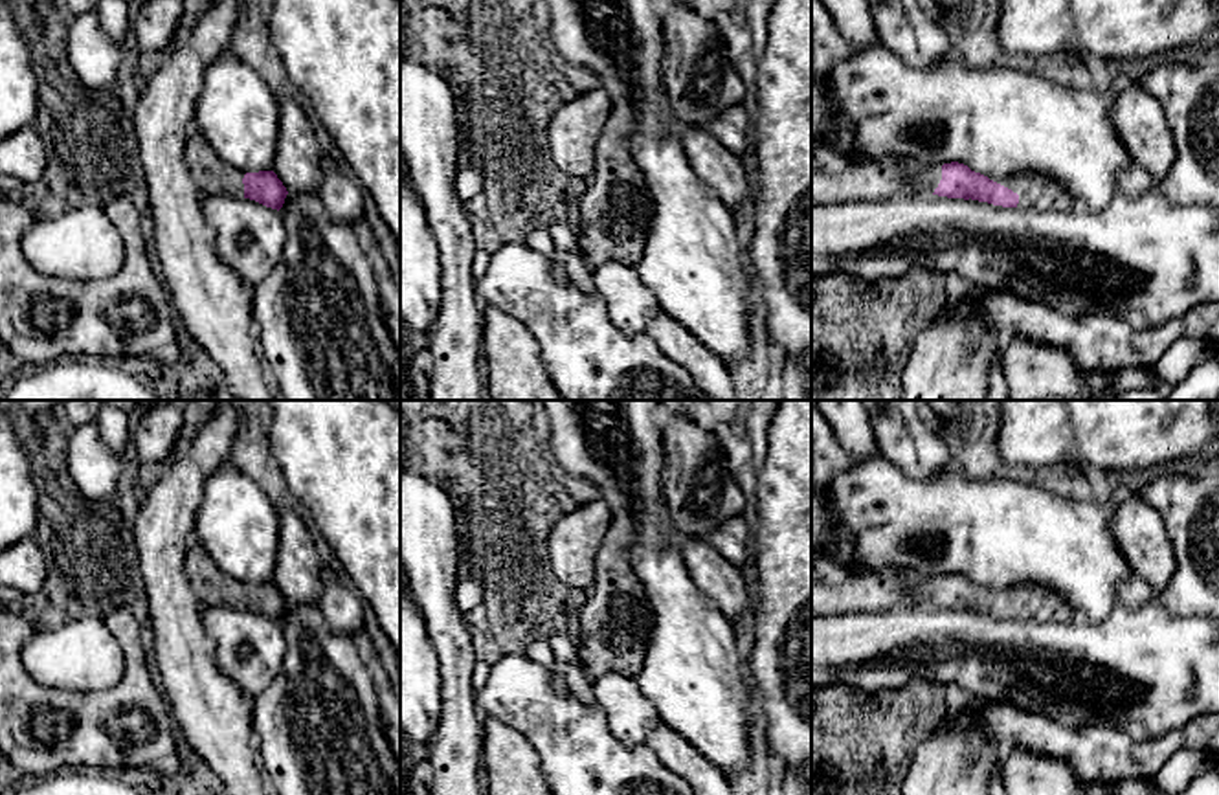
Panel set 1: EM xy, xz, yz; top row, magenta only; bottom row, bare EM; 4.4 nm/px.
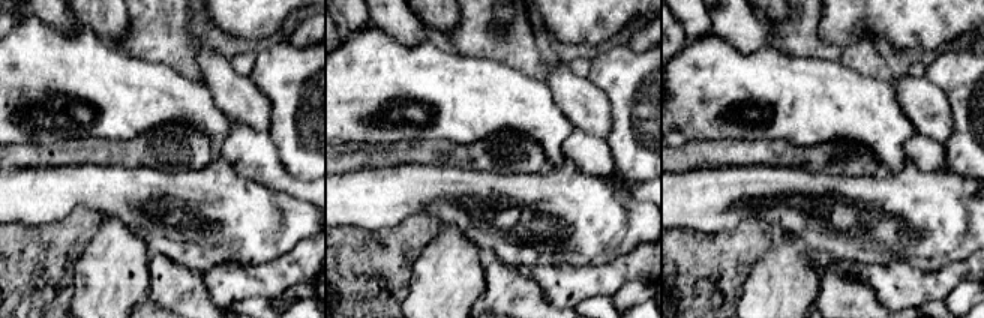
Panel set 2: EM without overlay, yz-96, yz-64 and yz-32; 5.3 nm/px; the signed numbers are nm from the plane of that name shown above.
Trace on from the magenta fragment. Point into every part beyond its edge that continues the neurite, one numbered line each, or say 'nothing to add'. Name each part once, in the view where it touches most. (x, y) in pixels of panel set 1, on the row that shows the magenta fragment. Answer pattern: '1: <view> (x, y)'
1: yz (1040, 191)

